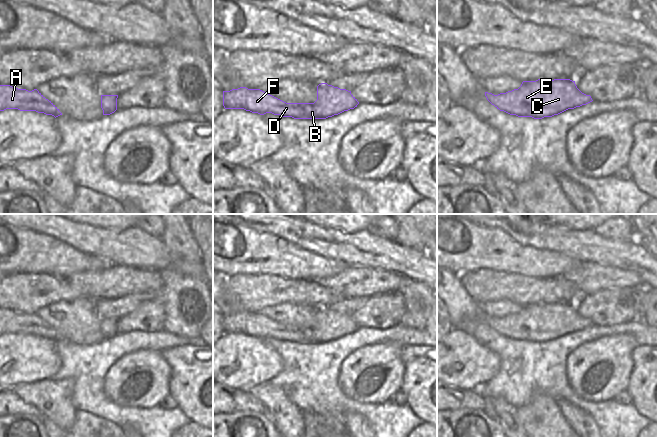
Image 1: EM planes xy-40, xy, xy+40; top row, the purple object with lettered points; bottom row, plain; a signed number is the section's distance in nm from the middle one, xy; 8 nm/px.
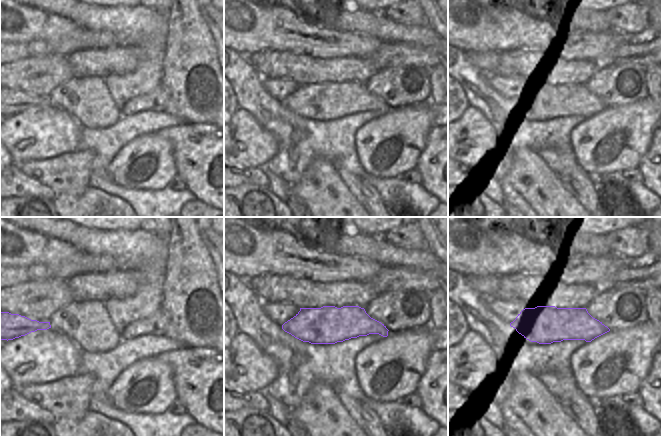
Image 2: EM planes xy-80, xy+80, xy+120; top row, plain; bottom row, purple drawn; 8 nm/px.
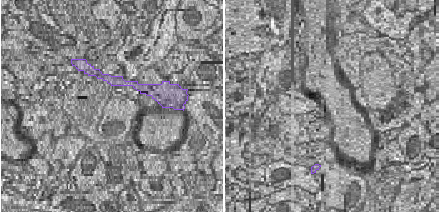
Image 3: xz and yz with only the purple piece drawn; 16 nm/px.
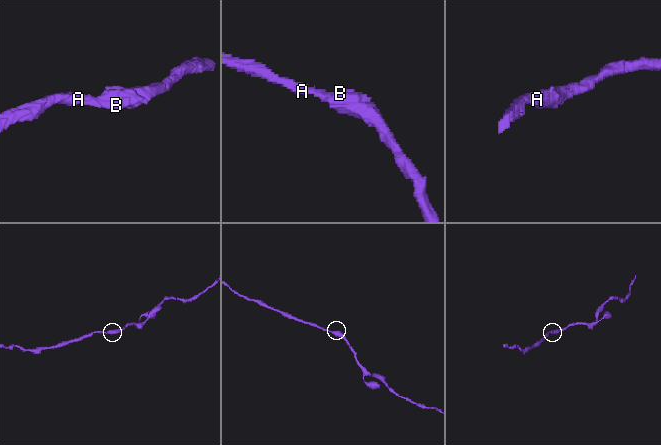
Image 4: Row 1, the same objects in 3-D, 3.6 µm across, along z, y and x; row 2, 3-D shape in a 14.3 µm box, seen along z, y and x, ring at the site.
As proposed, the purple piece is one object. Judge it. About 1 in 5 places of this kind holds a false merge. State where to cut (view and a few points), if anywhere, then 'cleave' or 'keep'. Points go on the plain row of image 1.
no cut; keep

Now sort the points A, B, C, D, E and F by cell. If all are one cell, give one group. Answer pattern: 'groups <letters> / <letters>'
groups A B C D E F

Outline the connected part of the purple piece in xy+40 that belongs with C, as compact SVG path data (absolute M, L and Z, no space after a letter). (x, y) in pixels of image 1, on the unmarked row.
M570 303L523 305L518 313L498 319L485 316L485 320L500 335L534 343L552 341L593 325Z

